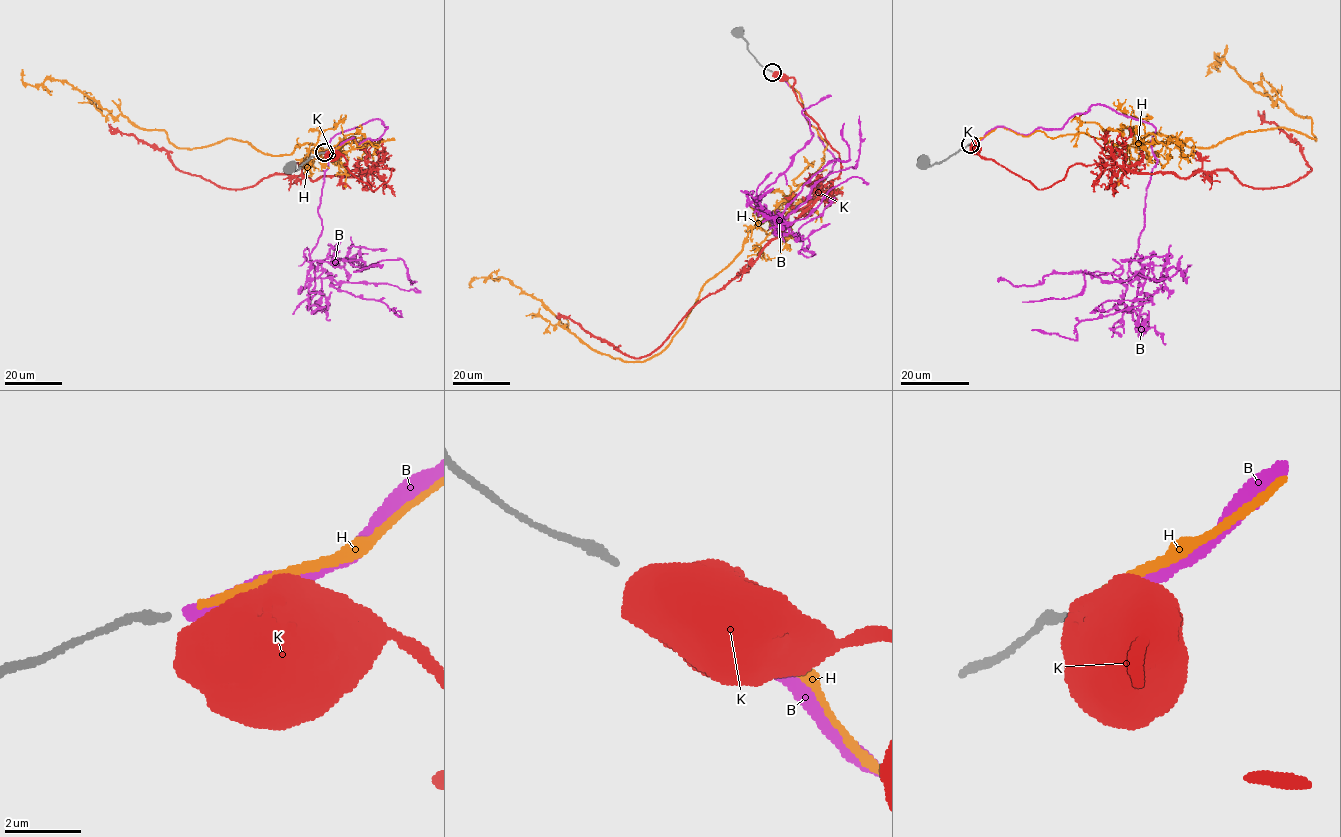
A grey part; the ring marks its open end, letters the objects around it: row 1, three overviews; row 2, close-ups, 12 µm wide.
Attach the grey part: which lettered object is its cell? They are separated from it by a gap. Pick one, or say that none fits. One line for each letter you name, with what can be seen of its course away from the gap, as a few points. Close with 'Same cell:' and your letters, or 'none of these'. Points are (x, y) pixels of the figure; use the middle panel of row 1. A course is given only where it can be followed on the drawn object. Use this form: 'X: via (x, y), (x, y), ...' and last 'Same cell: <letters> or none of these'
H: via (774, 73), (826, 143), (824, 163), (751, 230), (657, 354), (624, 361), (592, 350), (506, 278), (470, 287)
Same cell: H

